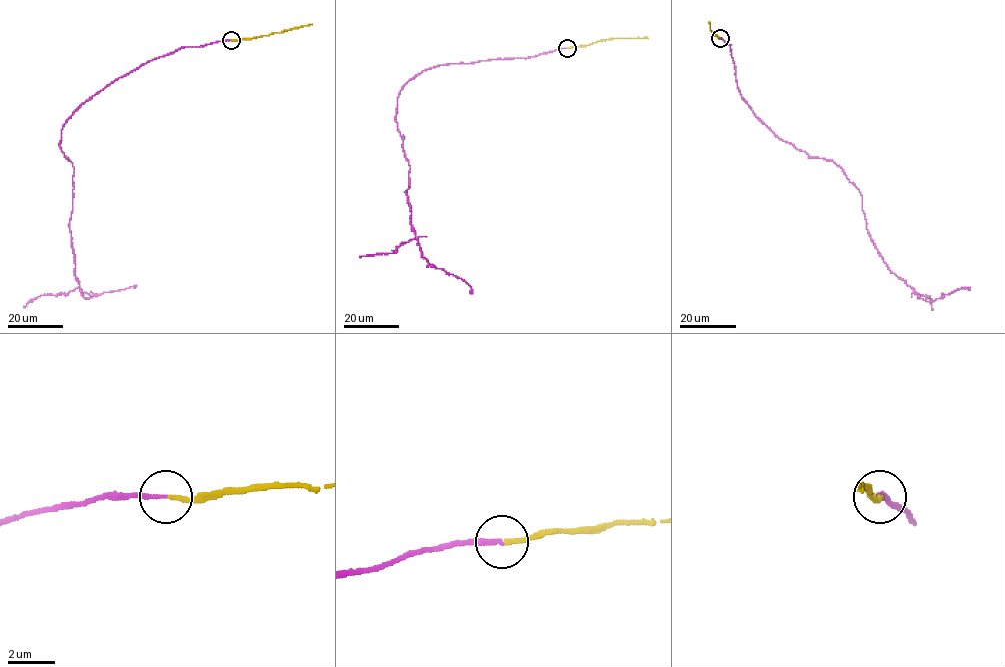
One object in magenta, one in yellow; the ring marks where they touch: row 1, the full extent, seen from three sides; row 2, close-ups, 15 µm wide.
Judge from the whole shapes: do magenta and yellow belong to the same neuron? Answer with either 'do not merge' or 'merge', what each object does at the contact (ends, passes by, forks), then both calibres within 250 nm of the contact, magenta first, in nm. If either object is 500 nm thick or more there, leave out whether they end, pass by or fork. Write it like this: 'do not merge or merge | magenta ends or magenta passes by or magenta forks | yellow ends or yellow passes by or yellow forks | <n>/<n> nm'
merge | magenta ends | yellow ends | 180/190 nm

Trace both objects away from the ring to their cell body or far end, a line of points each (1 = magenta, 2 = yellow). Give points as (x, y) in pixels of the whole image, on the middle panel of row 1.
1: (567, 48), (441, 64), (397, 96), (421, 255), (470, 294)
2: (567, 48), (609, 38), (648, 38)

